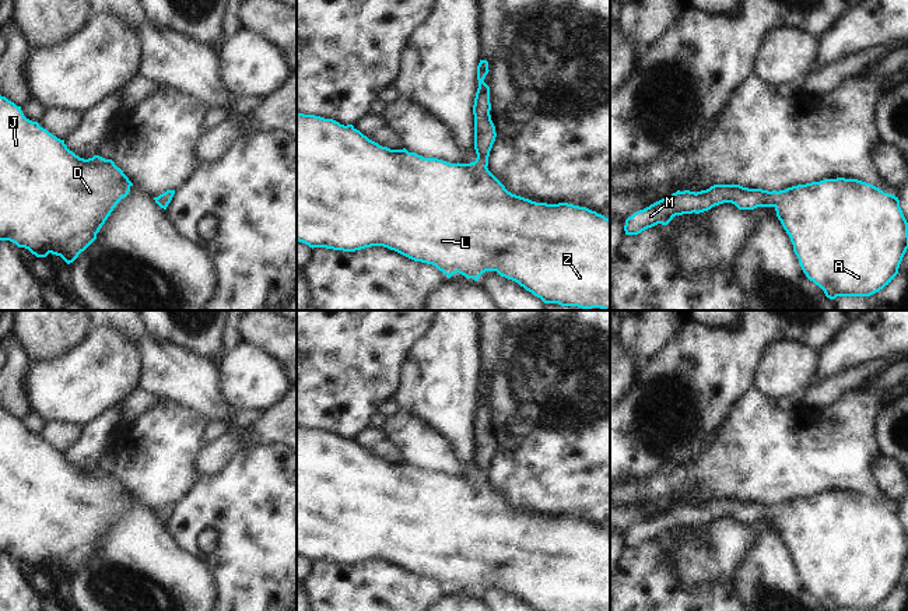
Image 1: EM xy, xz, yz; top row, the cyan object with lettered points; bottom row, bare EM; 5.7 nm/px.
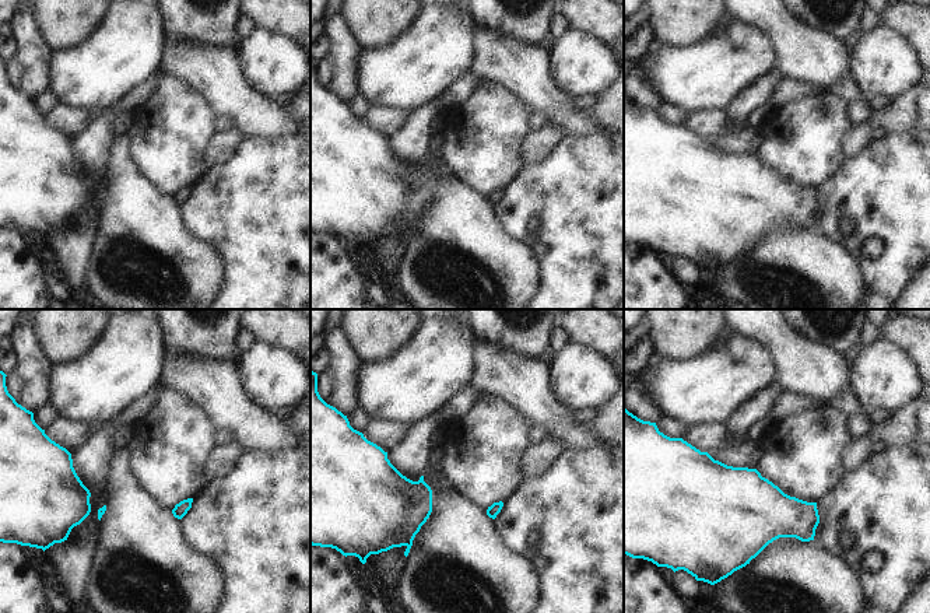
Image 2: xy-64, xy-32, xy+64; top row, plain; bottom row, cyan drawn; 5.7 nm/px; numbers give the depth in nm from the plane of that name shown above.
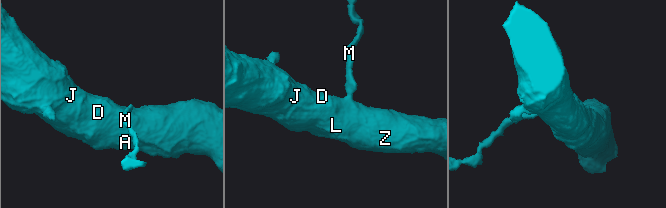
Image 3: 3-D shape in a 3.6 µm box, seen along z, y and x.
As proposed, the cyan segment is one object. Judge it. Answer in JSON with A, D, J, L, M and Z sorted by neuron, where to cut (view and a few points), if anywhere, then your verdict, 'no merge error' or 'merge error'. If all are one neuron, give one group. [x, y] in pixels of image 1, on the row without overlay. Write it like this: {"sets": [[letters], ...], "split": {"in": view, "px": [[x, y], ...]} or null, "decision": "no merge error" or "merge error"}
{"sets": [["A", "D", "J", "L", "M", "Z"]], "split": null, "decision": "no merge error"}

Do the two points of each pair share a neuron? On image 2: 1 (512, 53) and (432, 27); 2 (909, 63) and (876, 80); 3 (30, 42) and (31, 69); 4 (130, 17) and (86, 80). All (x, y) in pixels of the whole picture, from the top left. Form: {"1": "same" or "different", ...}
{"1": "different", "2": "same", "3": "same", "4": "same"}

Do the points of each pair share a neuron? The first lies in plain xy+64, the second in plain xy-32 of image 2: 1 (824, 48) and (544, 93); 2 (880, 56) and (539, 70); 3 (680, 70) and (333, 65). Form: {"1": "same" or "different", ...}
{"1": "same", "2": "different", "3": "different"}

